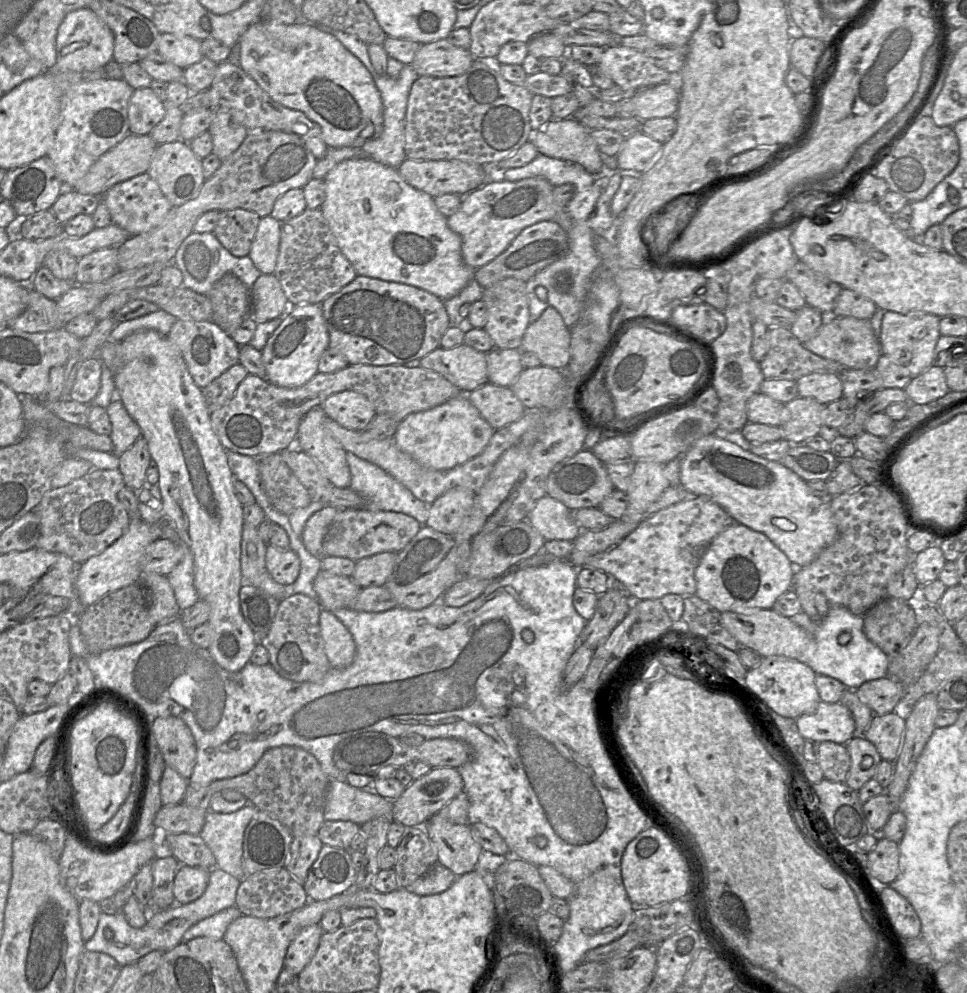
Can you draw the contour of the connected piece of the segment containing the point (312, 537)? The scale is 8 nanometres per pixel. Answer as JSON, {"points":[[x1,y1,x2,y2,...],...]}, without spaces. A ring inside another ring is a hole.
{"points":[[325,506,312,514,306,521,300,538,307,551,315,557,322,558,322,543,334,516,337,513,336,507]]}

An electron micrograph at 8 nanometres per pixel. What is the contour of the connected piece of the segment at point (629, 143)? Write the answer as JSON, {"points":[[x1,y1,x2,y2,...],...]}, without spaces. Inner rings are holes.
{"points":[[641,131,626,137,620,152,616,156,618,169,644,173,656,161,662,151,662,146,663,143]]}

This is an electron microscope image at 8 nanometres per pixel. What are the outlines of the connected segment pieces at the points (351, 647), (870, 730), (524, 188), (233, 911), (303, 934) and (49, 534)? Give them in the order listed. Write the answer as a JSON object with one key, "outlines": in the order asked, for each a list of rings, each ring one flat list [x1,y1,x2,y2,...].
{"outlines":[[[322,609,319,615,321,636,324,650,331,667,345,668,354,660,356,646,353,637,346,626,329,610]],[[904,711,874,715,864,732,864,737,875,745,883,760,896,760,903,742,906,717]],[[544,177,525,178,519,181,493,181,471,192,462,201,459,210,447,218,448,227,462,240,463,261,478,269,504,252,519,233,541,221,552,221,566,231,571,218,565,207,558,205,553,196,554,186]],[[236,905,226,908,189,928,184,933,181,943,187,943,198,937,221,940,224,937,227,927,241,915]],[[320,924,302,928,287,949,284,968,295,975,299,975,314,957,323,933]],[[93,468,68,485,52,488,32,510,41,521,41,535,34,548,62,553,83,564,101,554,127,530,131,516,118,499,118,492,125,487,120,470]]]}

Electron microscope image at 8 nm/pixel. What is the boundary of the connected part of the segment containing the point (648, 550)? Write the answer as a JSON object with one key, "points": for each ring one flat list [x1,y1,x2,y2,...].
{"points":[[691,496,643,520,634,531,617,545,589,558,583,568,594,568,608,574,633,601,660,600,667,594,688,597,696,593,695,570,702,554,711,541,733,523,735,523,735,520,710,498]]}

